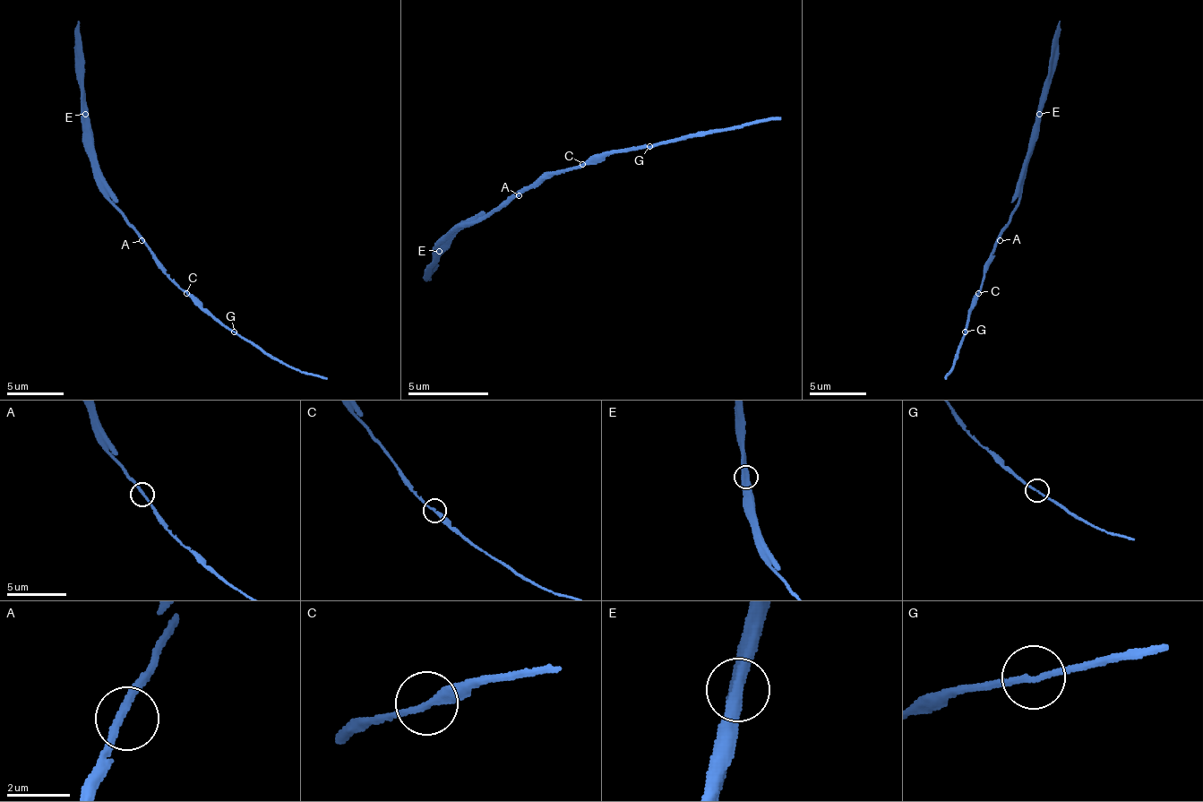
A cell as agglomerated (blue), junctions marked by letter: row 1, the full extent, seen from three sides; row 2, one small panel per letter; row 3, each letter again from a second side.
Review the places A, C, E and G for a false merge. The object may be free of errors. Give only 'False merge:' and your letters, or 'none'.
False merge: E

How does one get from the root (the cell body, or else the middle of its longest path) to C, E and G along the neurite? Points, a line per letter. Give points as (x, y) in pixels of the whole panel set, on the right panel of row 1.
C: (997, 237), (992, 263), (985, 271), (983, 286), (977, 292)
E: (997, 237), (1018, 203), (1018, 185), (1028, 157), (1035, 120), (1040, 114)
G: (997, 237), (997, 246), (977, 295), (977, 304), (968, 312), (966, 332)

